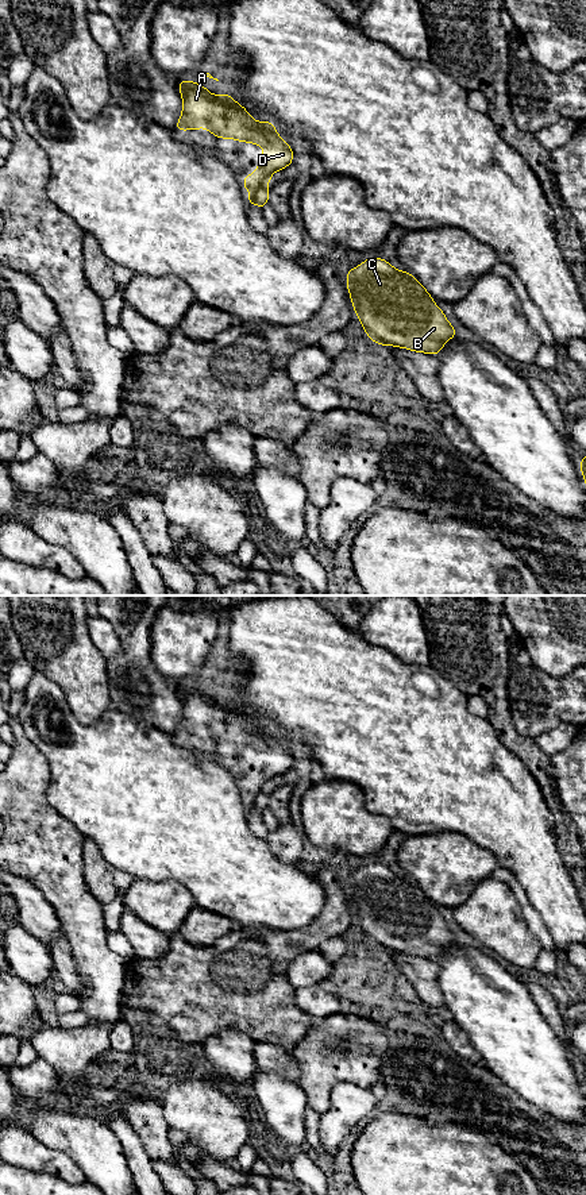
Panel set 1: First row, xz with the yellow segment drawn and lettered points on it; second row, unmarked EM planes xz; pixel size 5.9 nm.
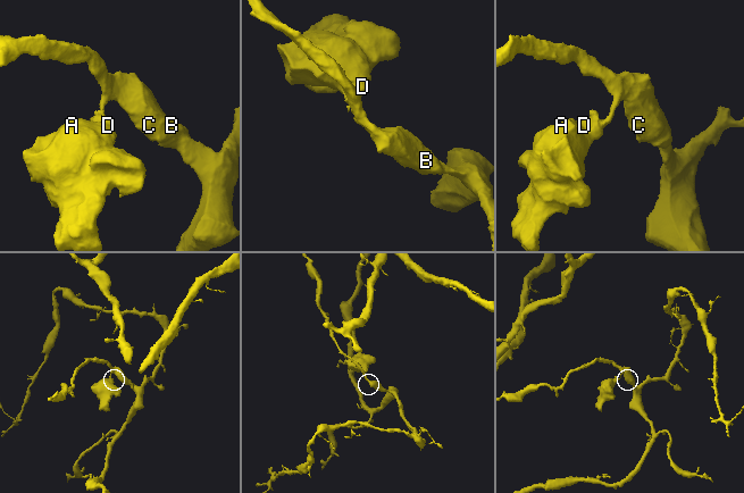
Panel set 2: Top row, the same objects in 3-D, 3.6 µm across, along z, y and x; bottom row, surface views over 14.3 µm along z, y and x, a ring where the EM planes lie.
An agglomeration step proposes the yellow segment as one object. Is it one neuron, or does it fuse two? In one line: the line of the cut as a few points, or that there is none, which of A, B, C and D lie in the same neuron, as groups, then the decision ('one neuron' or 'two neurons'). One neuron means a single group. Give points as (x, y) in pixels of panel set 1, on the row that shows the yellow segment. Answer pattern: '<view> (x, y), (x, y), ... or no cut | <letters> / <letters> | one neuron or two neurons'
xz (266, 184), (253, 197) | A D / B C | two neurons

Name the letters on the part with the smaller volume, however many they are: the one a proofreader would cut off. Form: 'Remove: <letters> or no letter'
Remove: A, D

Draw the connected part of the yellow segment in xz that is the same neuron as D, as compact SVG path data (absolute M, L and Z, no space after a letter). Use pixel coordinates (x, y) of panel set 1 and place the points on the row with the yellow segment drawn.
M188 77L177 82L182 95L182 115L176 131L198 130L205 127L221 139L235 139L265 147L254 174L246 174L243 188L250 190L246 204L250 207L255 193L270 182L274 171L293 163L293 150L284 142L270 120L255 122L244 107L238 104L225 92L215 96L201 84Z

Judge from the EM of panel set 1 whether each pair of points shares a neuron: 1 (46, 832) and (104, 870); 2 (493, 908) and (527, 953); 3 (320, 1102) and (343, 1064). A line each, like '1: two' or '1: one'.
1: two
2: one
3: one

